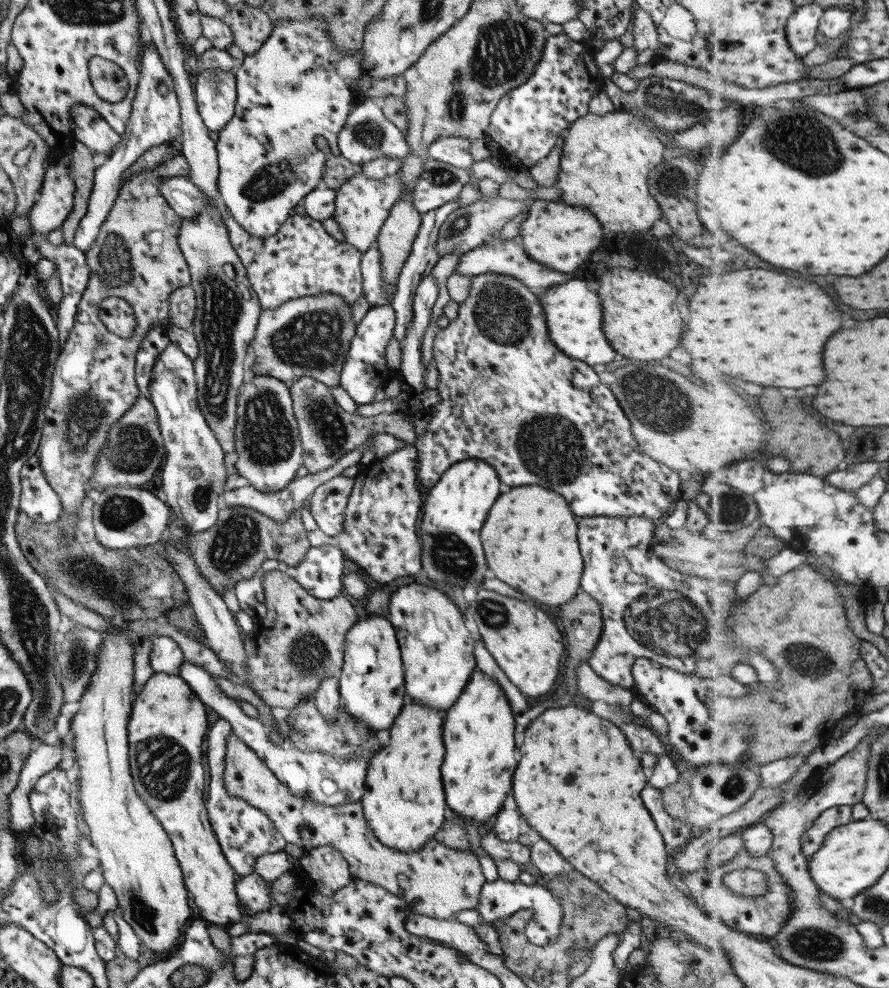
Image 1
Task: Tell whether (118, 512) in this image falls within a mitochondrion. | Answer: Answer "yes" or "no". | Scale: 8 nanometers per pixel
yes

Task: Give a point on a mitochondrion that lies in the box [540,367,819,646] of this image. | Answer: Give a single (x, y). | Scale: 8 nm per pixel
(733, 509)

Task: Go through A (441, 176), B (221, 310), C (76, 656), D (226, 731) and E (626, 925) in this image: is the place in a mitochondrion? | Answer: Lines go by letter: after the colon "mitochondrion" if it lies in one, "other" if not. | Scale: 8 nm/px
A: mitochondrion
B: mitochondrion
C: mitochondrion
D: other
E: other

